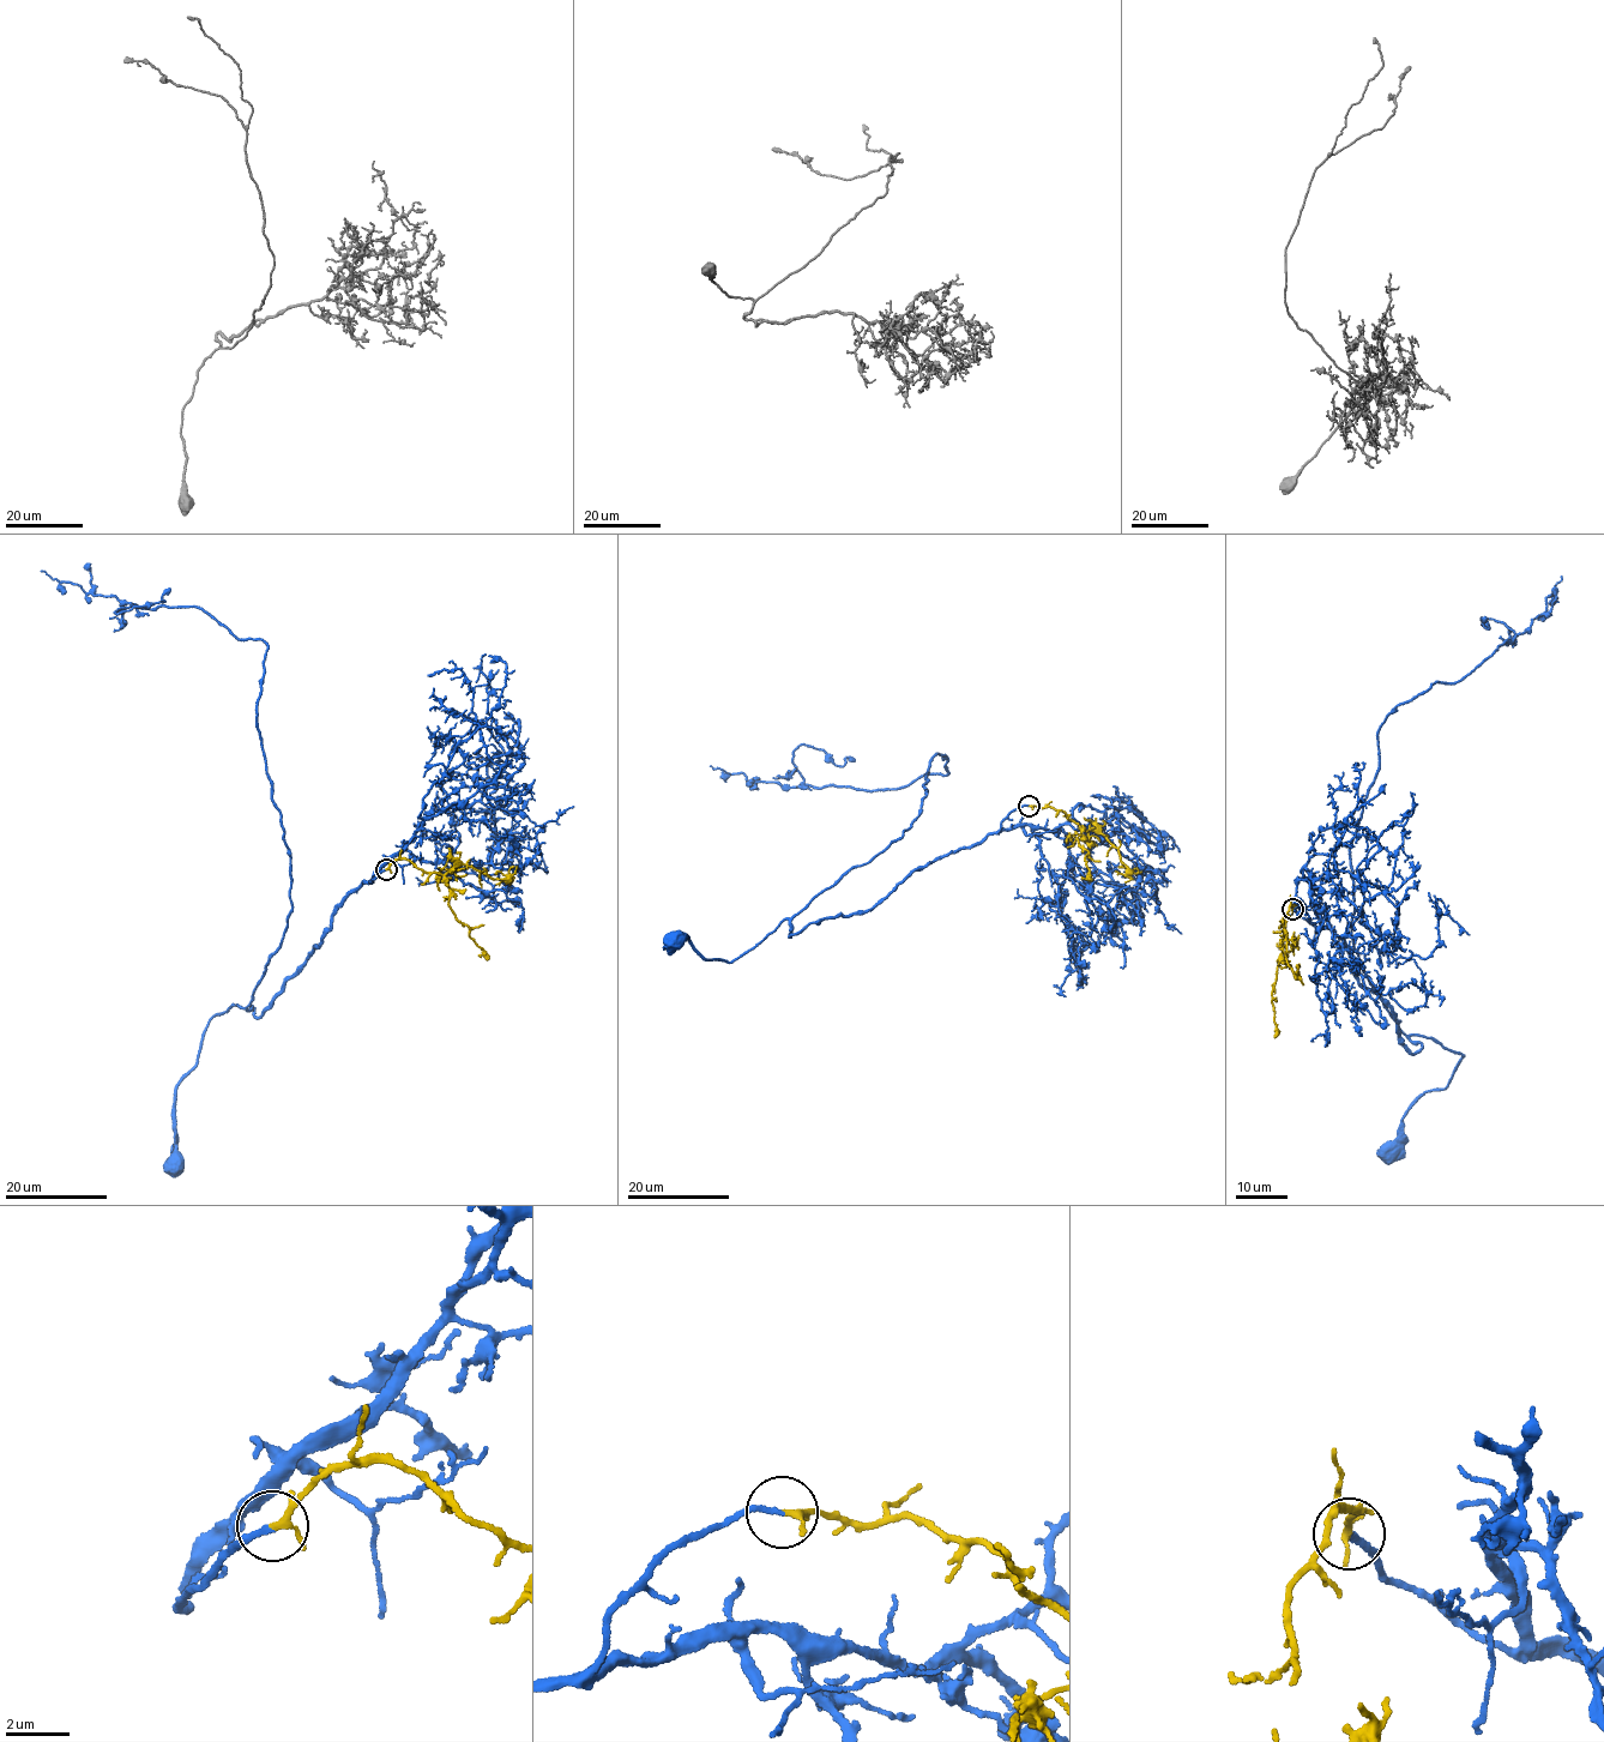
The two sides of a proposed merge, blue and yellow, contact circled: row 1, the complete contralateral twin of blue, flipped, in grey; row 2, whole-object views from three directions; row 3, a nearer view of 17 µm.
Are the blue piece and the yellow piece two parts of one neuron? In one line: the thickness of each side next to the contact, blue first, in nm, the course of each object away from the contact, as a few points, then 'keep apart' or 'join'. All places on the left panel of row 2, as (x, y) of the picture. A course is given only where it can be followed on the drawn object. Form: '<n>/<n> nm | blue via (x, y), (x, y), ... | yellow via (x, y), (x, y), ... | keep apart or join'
160/140 nm | blue via (386, 869), (338, 908), (321, 944), (263, 1014), (239, 1005), (212, 1018), (198, 1060), (176, 1090), (173, 1164) | yellow via (386, 869), (396, 860), (408, 860), (427, 872), (442, 875), (452, 911), (468, 927), (469, 935), (488, 959) | join

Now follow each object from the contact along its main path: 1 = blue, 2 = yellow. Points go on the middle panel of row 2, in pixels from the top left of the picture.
1: (1029, 806), (861, 912), (789, 936), (788, 920), (729, 962), (707, 960), (686, 935), (674, 940)
2: (1029, 806), (1054, 808), (1074, 820), (1081, 835), (1077, 842), (1087, 850), (1085, 856), (1090, 880)

